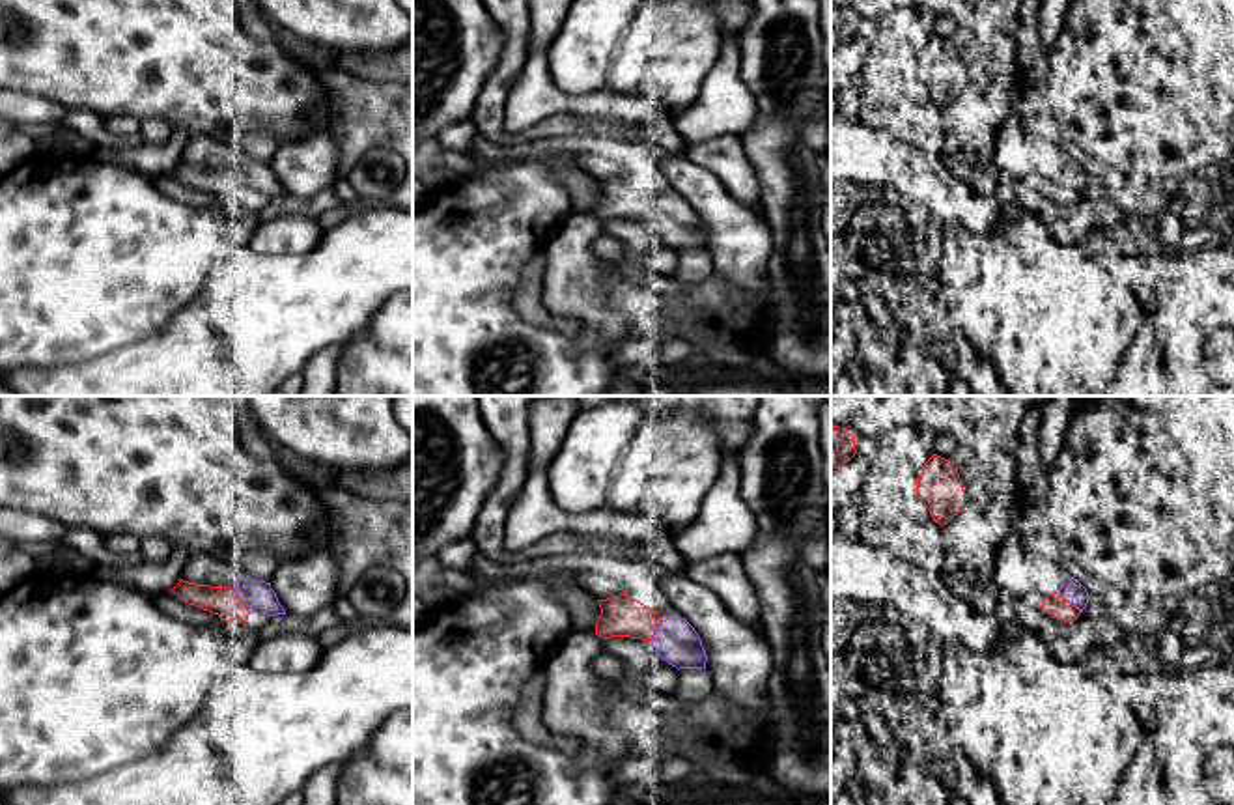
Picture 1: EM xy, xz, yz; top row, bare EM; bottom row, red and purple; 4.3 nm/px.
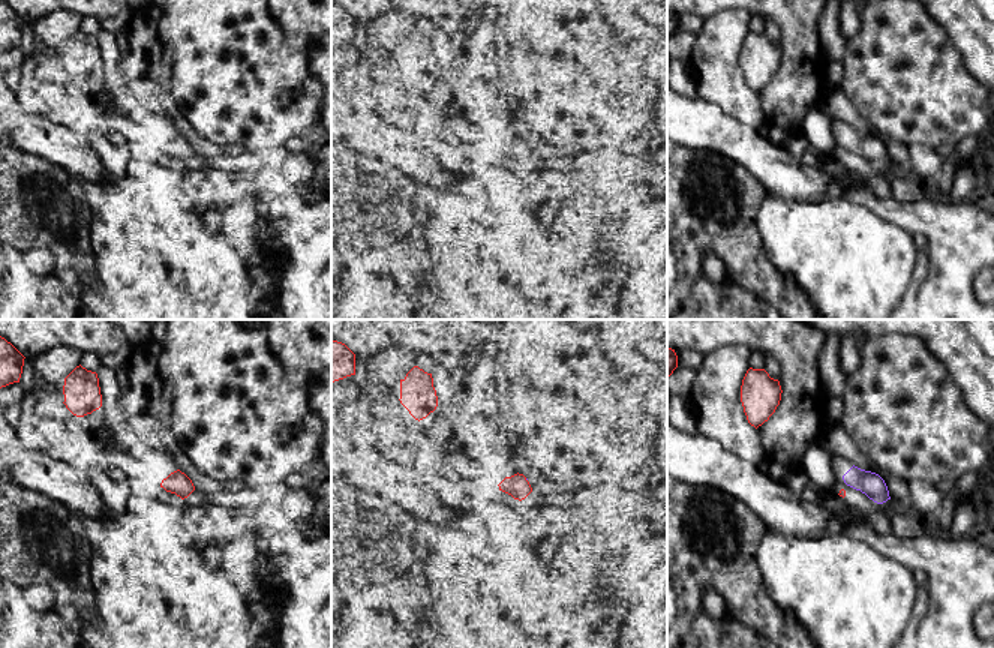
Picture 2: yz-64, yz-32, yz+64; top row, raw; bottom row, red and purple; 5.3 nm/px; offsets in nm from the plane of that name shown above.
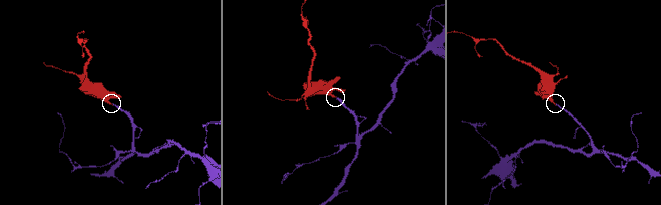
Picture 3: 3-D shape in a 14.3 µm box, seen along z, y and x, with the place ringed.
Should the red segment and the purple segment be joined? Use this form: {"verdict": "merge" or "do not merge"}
{"verdict": "merge"}

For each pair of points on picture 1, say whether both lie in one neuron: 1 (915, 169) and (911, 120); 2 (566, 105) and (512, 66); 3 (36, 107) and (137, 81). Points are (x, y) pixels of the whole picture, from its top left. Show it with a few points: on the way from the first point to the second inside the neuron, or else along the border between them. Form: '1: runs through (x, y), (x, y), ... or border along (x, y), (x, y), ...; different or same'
1: border along (861, 122), (893, 135), (900, 142); different
2: border along (529, 51), (523, 70), (510, 88), (504, 114); different
3: border along (19, 90), (47, 96), (71, 109); different

